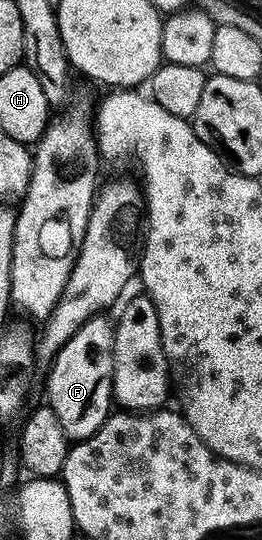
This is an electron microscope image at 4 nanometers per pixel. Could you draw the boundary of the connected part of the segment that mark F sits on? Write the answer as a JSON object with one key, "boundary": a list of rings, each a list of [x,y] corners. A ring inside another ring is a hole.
{"boundary":[[[98,314],[87,322],[83,322],[83,326],[77,333],[57,352],[51,364],[53,370],[49,374],[49,385],[45,388],[46,394],[49,395],[47,406],[59,418],[59,424],[63,426],[65,435],[73,442],[86,440],[96,434],[115,408],[113,398],[113,371],[115,370],[113,331],[115,324],[107,317],[108,315]]]}

